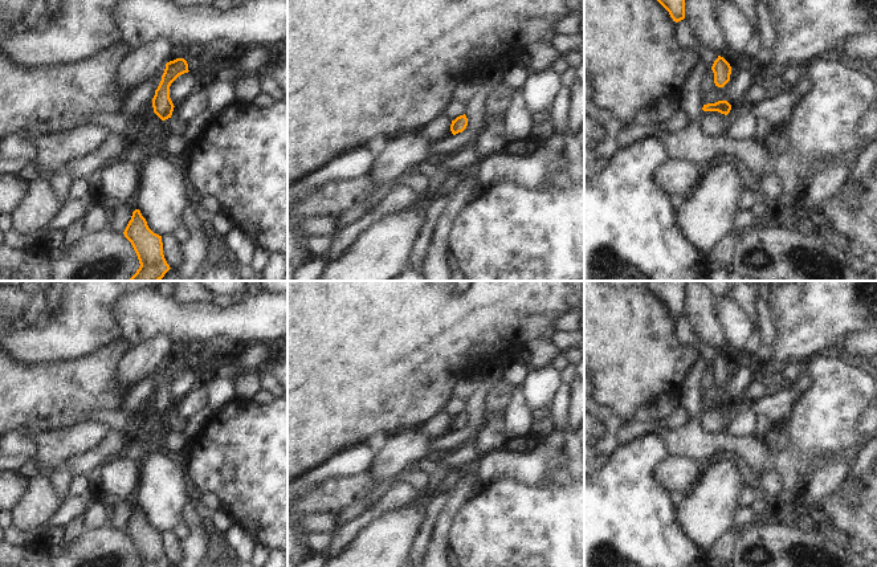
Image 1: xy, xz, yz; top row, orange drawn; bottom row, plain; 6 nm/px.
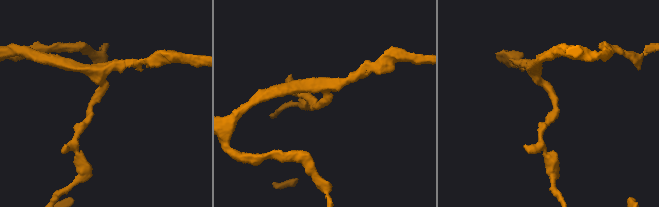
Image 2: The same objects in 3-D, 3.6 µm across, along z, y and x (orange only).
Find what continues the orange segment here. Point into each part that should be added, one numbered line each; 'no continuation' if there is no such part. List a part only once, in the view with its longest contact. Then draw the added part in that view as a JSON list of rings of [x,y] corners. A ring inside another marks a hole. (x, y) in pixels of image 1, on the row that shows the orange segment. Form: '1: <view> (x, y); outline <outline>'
no continuation

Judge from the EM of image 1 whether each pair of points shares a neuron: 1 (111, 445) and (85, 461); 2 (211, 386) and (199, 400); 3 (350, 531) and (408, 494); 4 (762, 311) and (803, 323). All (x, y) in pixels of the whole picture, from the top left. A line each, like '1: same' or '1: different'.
1: same
2: different
3: same
4: different

